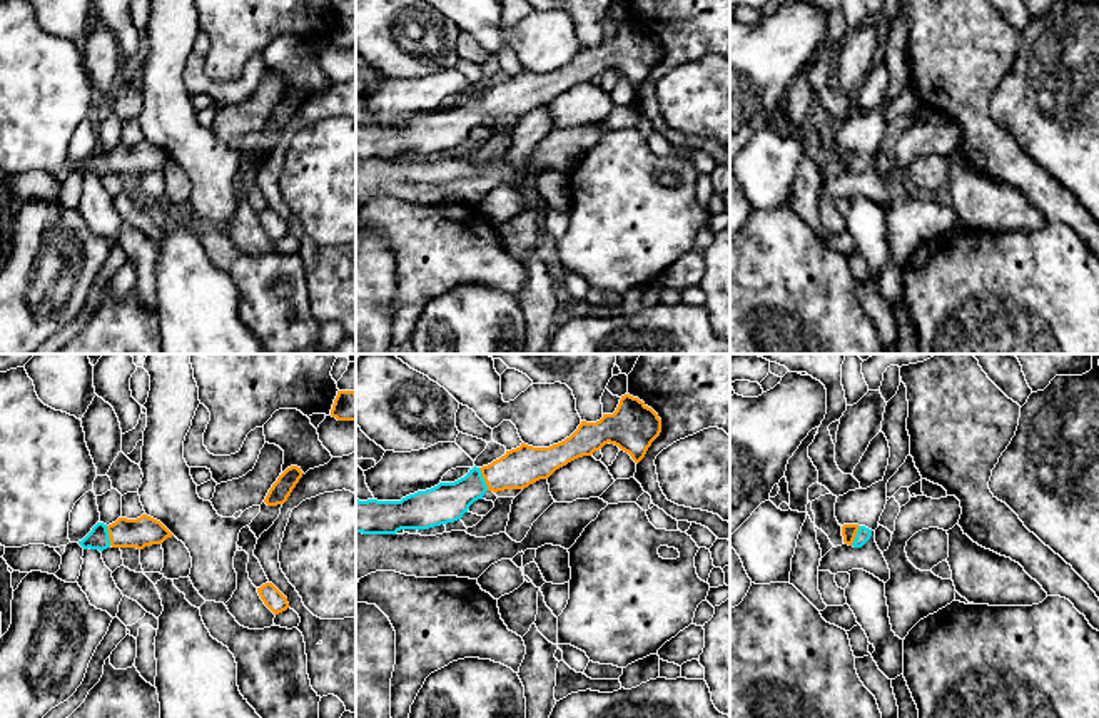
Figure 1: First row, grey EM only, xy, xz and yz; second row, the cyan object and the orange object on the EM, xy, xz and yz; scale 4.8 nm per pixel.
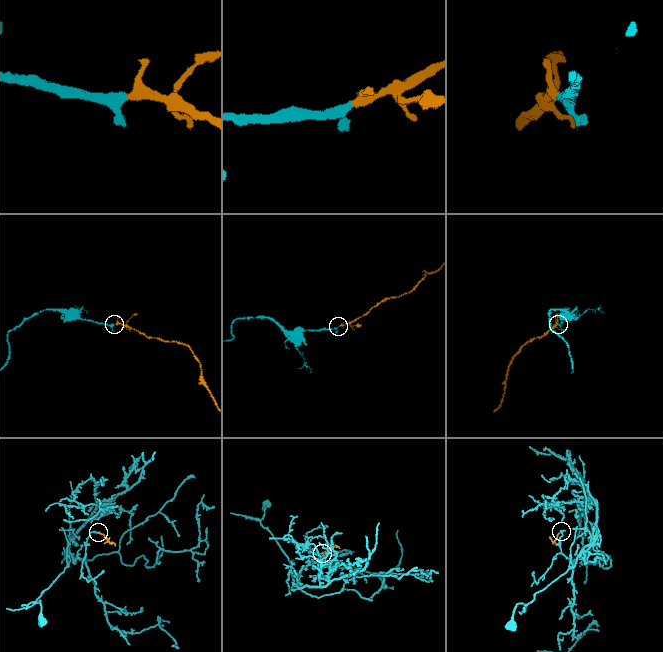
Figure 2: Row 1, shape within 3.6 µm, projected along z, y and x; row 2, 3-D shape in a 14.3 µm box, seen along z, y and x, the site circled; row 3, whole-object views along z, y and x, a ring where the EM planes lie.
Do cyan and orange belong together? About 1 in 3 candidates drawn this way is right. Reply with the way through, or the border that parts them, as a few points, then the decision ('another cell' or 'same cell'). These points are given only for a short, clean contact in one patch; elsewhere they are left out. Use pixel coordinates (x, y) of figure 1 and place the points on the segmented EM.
way xz (445, 503), (483, 480), (518, 468); same cell

